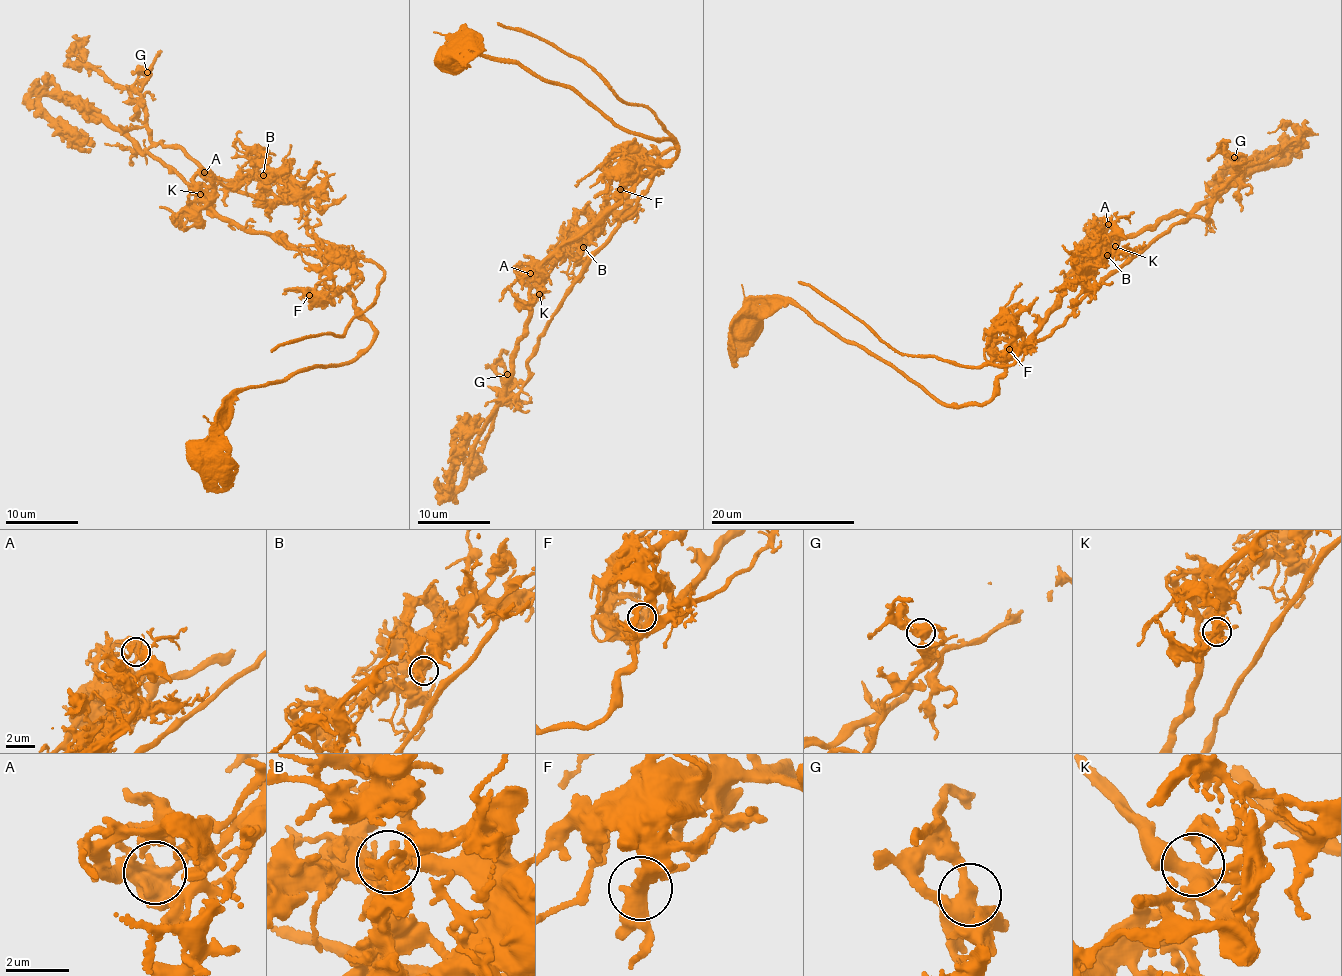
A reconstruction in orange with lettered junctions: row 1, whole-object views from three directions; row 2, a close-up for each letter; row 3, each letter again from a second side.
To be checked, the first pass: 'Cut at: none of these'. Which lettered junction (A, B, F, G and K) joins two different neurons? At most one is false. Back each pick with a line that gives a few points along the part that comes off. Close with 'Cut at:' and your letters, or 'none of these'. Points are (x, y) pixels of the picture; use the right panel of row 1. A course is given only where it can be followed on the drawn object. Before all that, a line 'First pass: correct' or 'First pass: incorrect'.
First pass: incorrect
A: foreign part runs (1108, 223), (1108, 250), (1079, 284), (1070, 314), (1023, 344), (1012, 364), (898, 354), (797, 282)
Cut at: A

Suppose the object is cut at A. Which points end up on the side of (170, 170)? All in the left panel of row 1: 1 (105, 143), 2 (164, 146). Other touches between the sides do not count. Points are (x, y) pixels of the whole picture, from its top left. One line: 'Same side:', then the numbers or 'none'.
Same side: none

